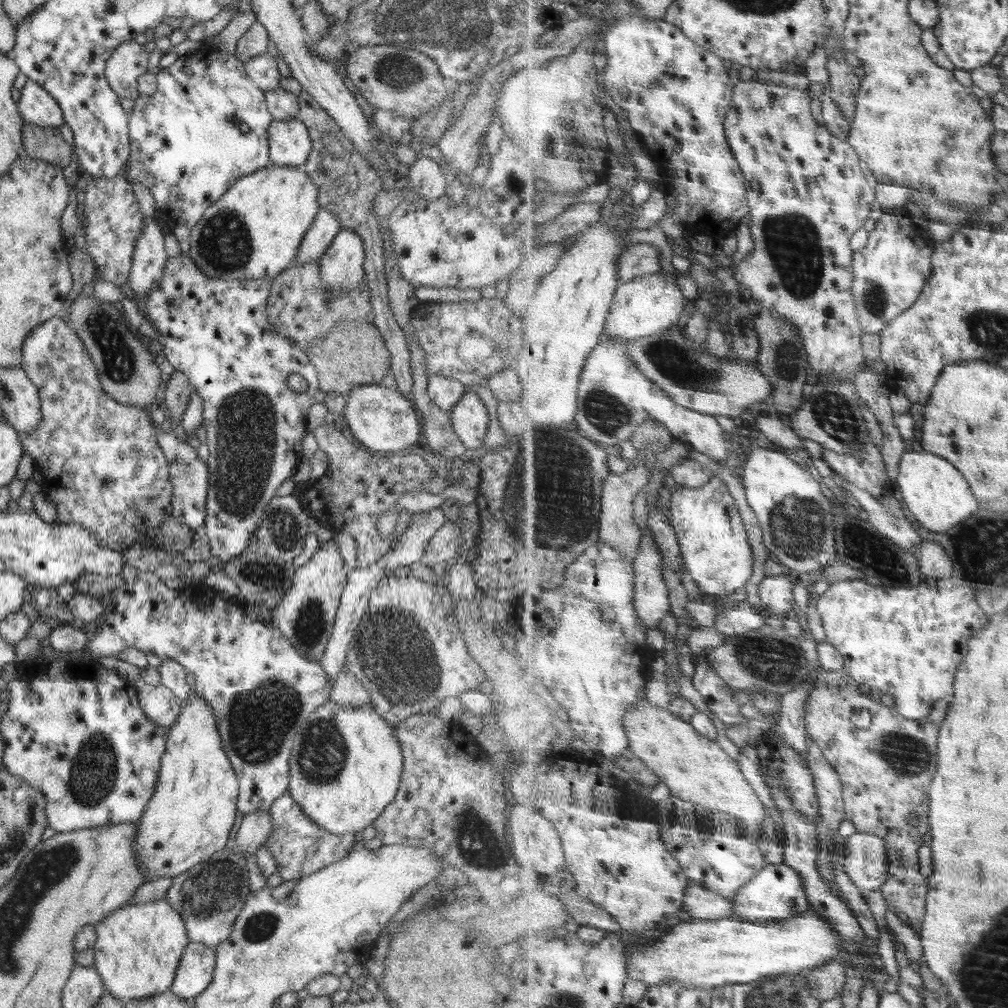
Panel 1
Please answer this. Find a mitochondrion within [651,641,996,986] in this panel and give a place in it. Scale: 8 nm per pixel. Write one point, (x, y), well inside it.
(907, 756)

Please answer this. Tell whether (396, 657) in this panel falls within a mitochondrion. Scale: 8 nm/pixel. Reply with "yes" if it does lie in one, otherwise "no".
yes

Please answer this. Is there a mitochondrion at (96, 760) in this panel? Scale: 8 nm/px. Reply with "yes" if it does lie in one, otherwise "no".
yes

